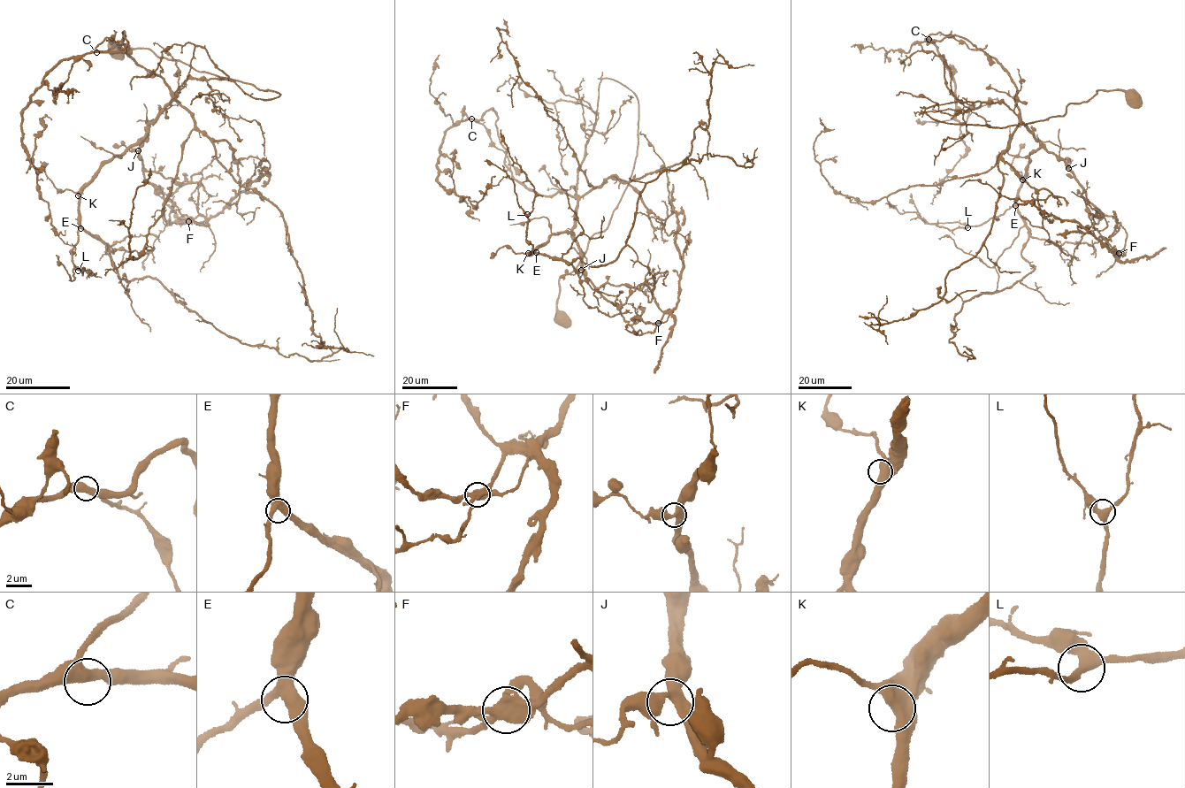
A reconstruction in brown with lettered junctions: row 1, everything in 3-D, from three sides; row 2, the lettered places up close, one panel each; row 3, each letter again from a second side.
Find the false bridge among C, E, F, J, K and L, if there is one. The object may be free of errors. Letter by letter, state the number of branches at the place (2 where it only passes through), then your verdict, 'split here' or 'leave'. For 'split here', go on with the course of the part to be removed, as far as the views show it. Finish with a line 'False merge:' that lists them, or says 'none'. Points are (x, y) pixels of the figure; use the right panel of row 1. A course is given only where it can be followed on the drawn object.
C: 3 branches meet; leave
E: 3 branches meet; leave
F: 3 branches meet; split here; foreign part runs (1119, 253), (1115, 249), (1114, 254), (1112, 252), (1078, 223), (1056, 218), (1028, 202), (1017, 203)
J: 3 branches meet; leave
K: 3 branches meet; leave
L: 3 branches meet; leave
False merge: F

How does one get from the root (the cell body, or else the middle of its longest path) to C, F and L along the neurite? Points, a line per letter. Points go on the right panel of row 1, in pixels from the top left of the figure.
C: (1131, 101), (1098, 90), (1021, 125), (940, 121), (926, 108), (1018, 115), (1016, 90), (982, 51), (928, 39)
F: (1131, 101), (1098, 90), (1062, 116), (998, 127), (925, 110), (1002, 102), (1125, 230), (1119, 253)
L: (1131, 101), (1098, 90), (1062, 116), (998, 127), (926, 108), (1002, 102), (1039, 142), (1016, 202), (967, 227)

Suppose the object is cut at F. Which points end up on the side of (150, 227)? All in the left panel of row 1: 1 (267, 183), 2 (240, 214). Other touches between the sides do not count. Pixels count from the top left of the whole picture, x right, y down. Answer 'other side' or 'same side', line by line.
1: other side
2: same side

